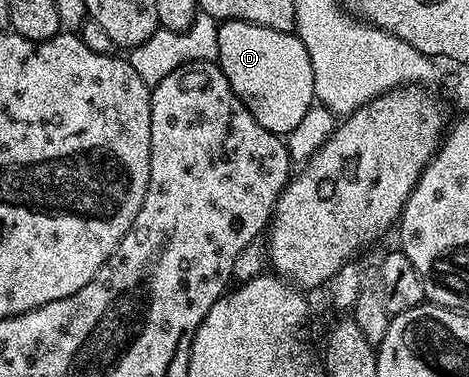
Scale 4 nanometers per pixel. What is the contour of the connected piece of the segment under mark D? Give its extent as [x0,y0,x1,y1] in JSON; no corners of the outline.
[217,19,316,137]

